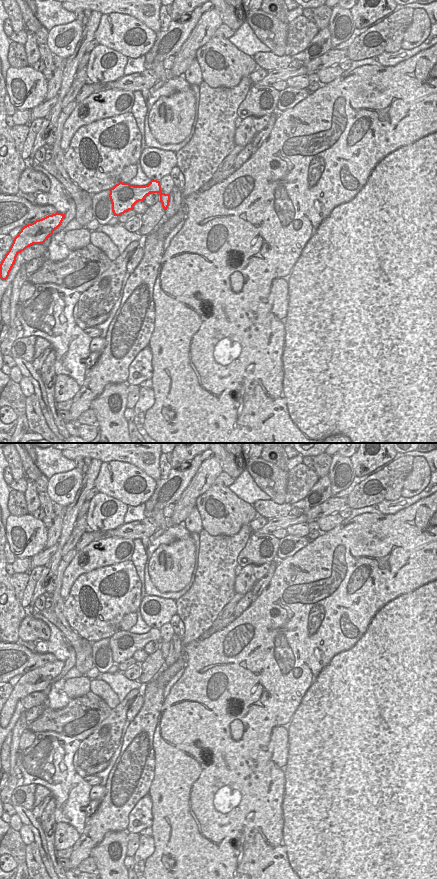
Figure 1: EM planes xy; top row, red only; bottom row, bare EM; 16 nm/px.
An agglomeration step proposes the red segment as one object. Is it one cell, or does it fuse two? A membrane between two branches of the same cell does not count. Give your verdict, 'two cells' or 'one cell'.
one cell

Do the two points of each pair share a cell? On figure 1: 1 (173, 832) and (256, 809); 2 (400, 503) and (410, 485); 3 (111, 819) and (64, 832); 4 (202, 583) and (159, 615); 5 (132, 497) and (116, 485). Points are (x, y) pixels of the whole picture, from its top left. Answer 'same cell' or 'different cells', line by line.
1: same cell
2: different cells
3: different cells
4: different cells
5: same cell

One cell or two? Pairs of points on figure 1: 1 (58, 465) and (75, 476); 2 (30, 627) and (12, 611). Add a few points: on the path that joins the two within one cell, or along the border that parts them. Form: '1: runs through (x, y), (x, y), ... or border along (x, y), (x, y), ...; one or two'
1: border along (75, 467), (65, 472), (55, 473), (49, 479); two
2: border along (26, 616), (20, 624), (18, 639); two

